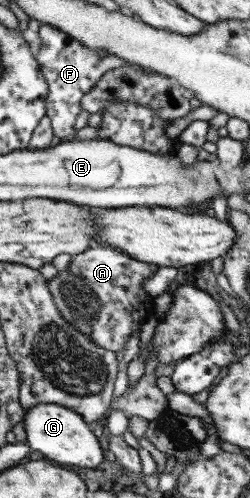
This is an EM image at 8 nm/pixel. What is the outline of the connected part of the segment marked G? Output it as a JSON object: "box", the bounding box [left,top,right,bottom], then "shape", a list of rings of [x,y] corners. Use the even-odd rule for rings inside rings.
{"box":[26,403,104,469],"shape":[[[43,403],[38,407],[26,409],[27,418],[26,434],[28,445],[35,453],[44,459],[64,464],[66,467],[98,469],[104,461],[104,451],[98,437],[92,433],[93,425],[87,423],[79,412],[68,409],[58,404]]]}

